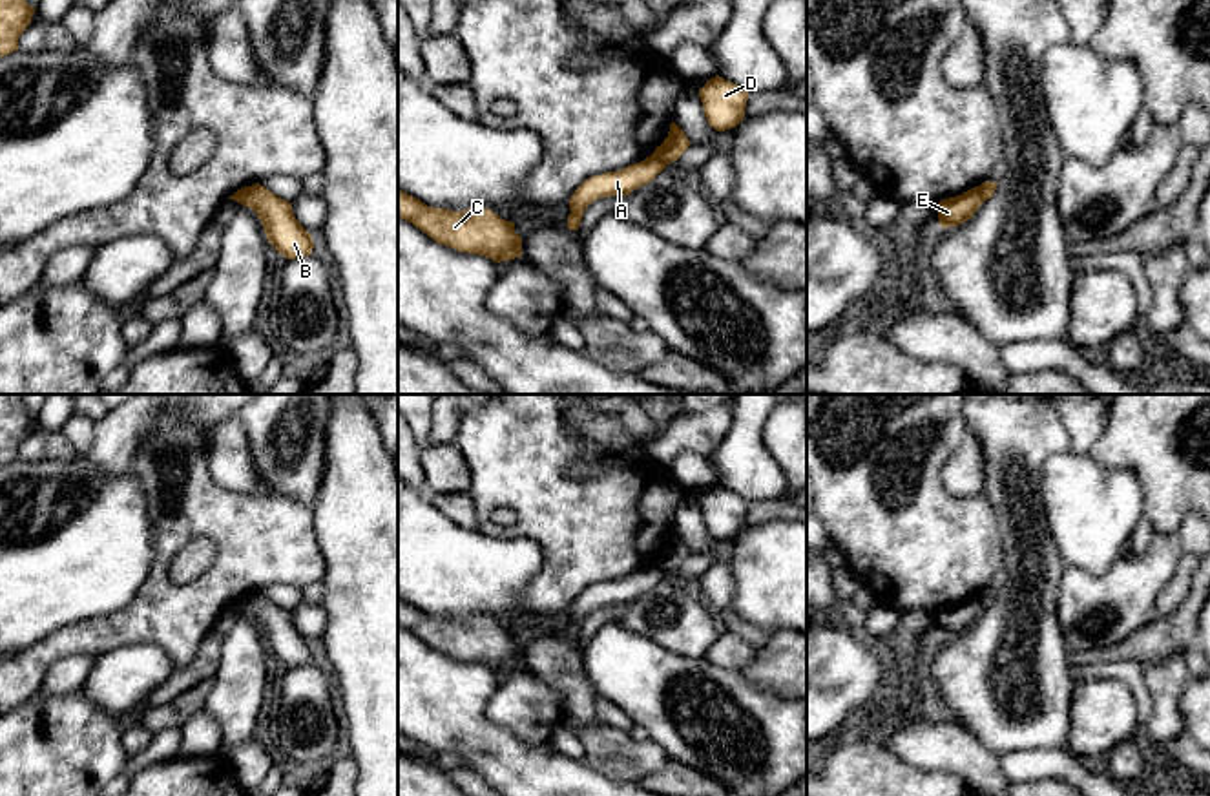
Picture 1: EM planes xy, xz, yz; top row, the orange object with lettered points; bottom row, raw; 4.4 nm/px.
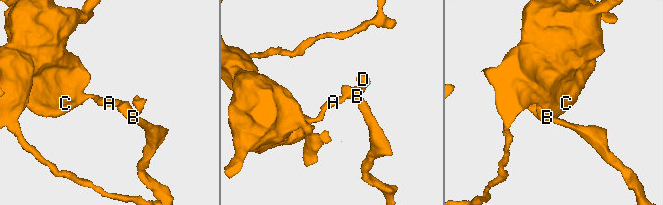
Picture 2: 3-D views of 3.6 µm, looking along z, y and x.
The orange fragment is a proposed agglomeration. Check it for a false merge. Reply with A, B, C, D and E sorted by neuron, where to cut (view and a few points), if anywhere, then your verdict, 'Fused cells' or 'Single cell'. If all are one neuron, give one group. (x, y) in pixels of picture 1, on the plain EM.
Groups: A C / B D E. Split along xz (652, 563), (665, 574). Fused cells

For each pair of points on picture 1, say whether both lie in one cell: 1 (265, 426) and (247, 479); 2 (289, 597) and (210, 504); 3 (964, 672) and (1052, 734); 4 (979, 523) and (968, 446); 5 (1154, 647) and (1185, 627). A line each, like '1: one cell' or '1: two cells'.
1: two cells
2: two cells
3: one cell
4: two cells
5: one cell

